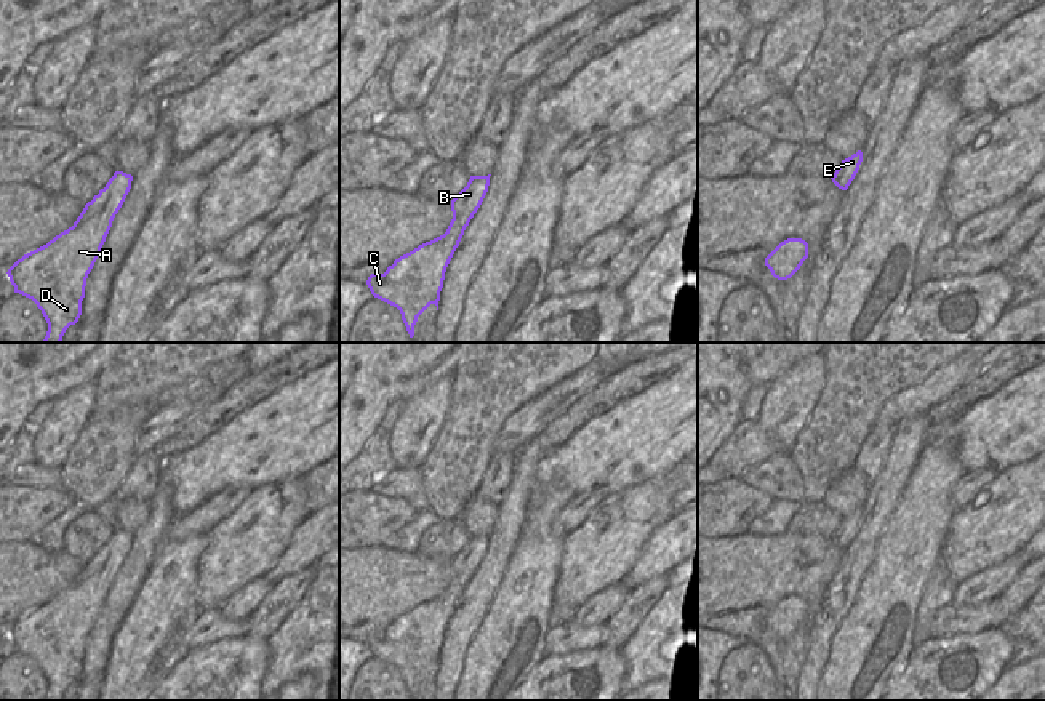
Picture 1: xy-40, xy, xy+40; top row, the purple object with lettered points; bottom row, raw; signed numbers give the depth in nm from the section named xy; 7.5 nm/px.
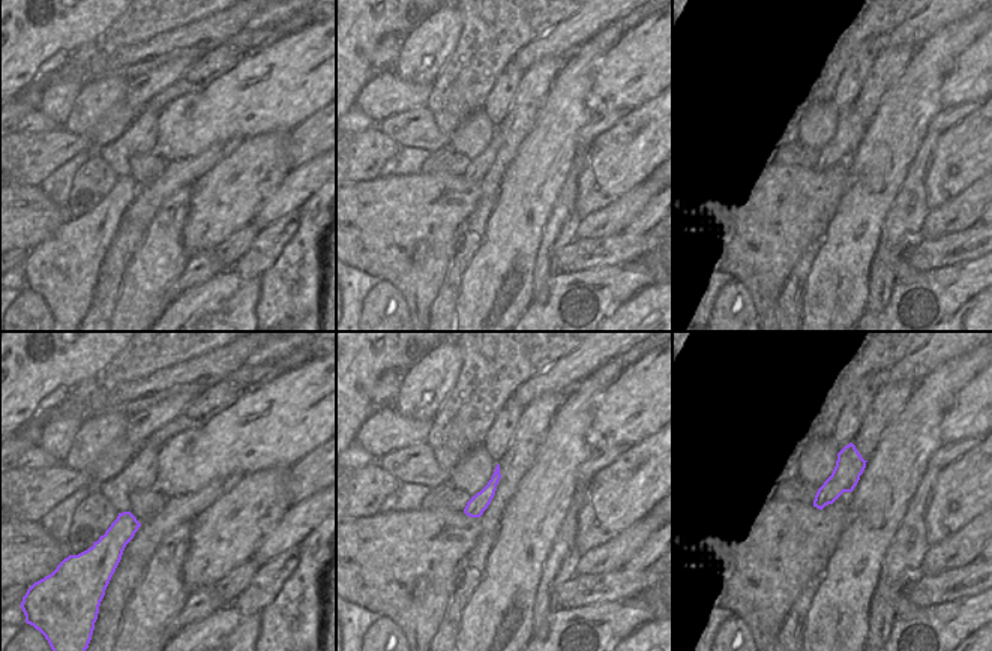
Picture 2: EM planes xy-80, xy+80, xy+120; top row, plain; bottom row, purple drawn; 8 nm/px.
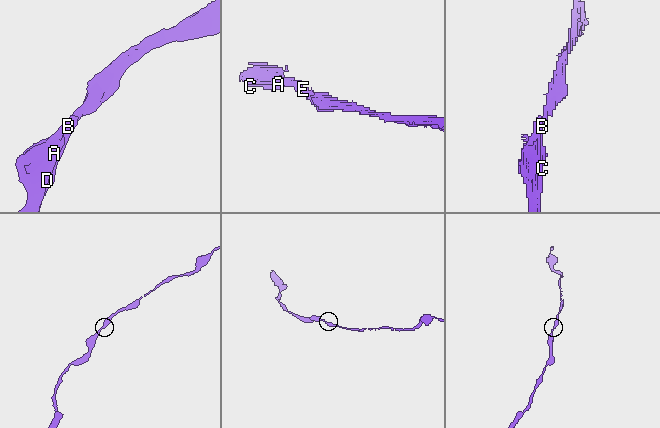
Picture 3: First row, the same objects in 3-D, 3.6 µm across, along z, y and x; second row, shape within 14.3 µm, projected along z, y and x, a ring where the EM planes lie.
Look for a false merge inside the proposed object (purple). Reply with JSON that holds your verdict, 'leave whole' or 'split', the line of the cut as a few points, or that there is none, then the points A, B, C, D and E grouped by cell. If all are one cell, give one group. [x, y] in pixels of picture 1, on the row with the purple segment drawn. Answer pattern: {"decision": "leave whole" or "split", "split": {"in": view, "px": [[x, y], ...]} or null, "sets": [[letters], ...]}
{"decision": "leave whole", "split": null, "sets": [["A", "B", "C", "D", "E"]]}

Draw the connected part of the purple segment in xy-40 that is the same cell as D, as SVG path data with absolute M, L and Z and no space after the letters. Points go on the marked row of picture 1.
M115 171L106 187L85 205L72 227L8 269L14 293L32 299L48 323L43 342L61 342L66 330L78 322L88 274L131 181L131 174Z

